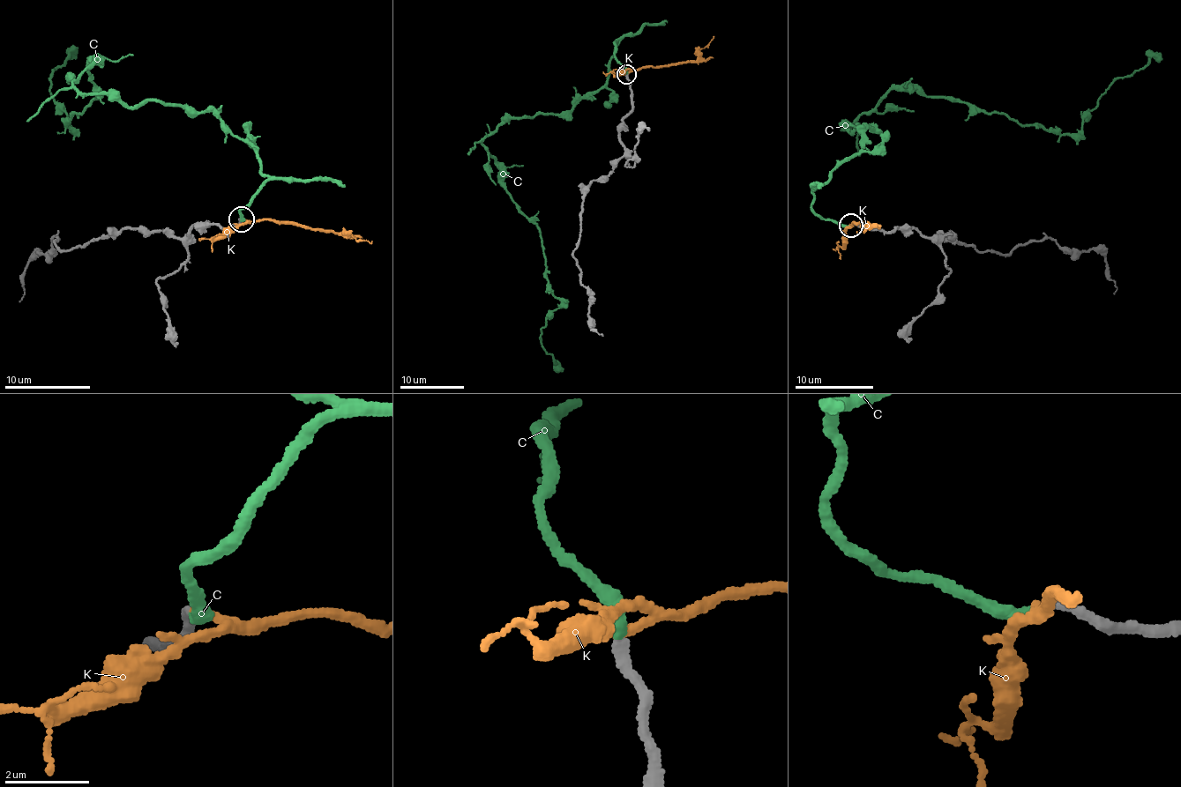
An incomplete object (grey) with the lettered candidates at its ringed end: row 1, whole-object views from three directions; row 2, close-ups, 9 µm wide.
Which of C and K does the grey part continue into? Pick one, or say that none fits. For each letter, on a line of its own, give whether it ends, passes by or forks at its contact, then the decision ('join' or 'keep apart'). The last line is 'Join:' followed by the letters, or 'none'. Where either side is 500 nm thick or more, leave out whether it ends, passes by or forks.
C: it ends there; join
K: it ends there; keep apart
Join: C

